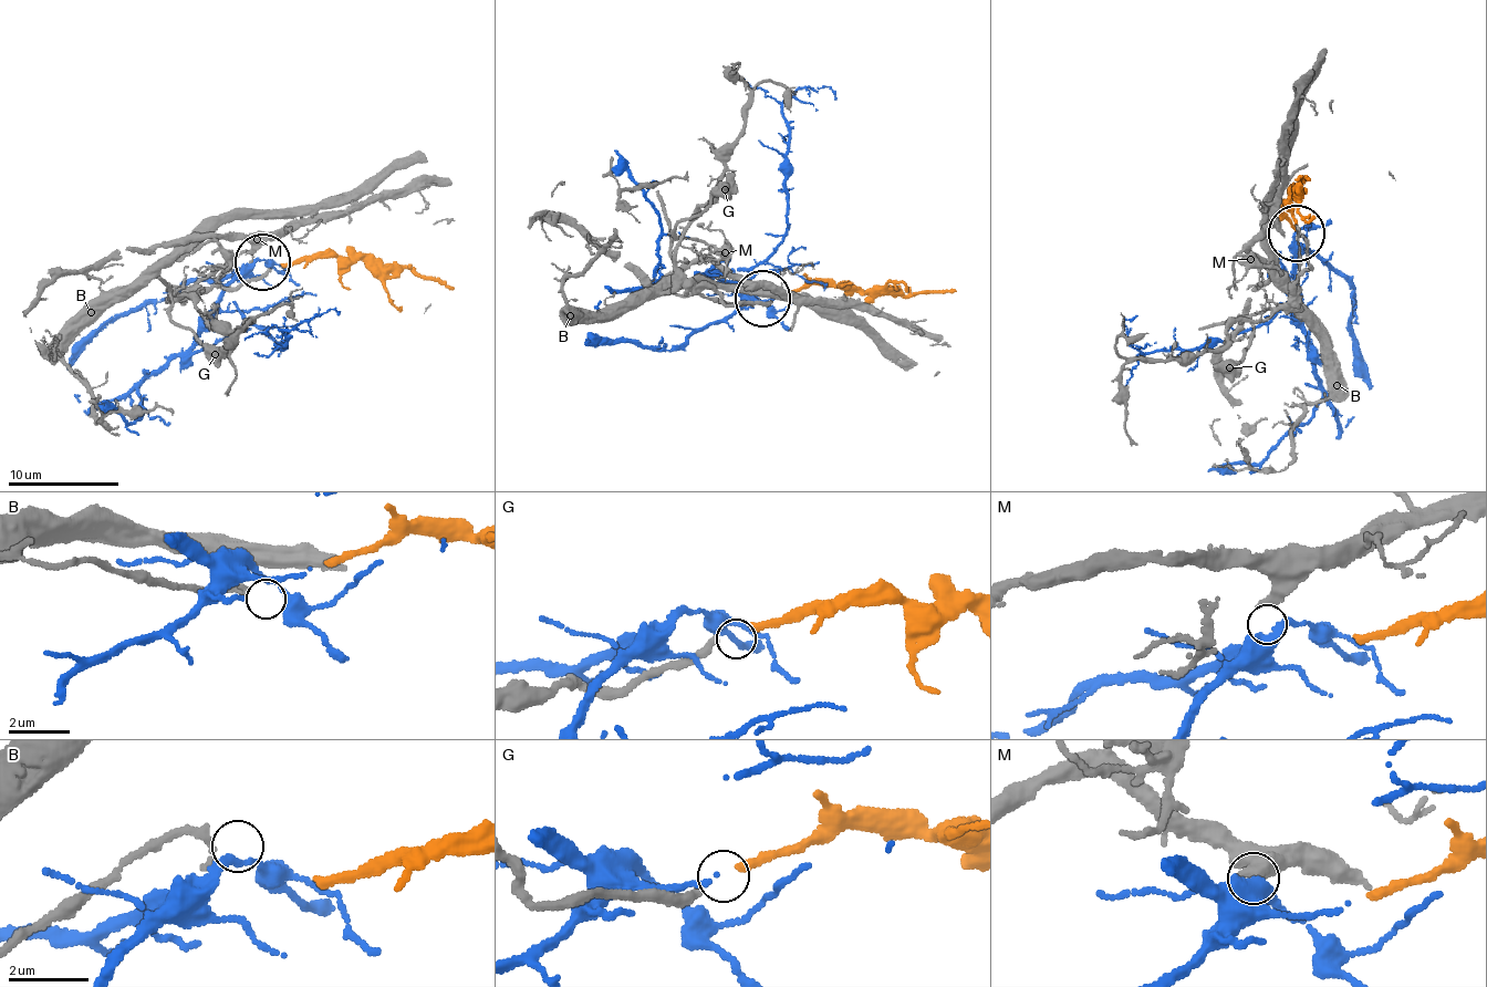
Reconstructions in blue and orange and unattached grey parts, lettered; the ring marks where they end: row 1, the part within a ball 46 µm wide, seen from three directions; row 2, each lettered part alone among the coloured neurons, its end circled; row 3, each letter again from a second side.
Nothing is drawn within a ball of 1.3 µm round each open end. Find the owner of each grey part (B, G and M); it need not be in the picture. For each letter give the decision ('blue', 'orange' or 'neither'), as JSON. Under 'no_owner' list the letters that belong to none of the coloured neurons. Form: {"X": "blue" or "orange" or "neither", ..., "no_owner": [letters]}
{"B": "neither", "G": "orange", "M": "blue", "no_owner": ["B"]}

